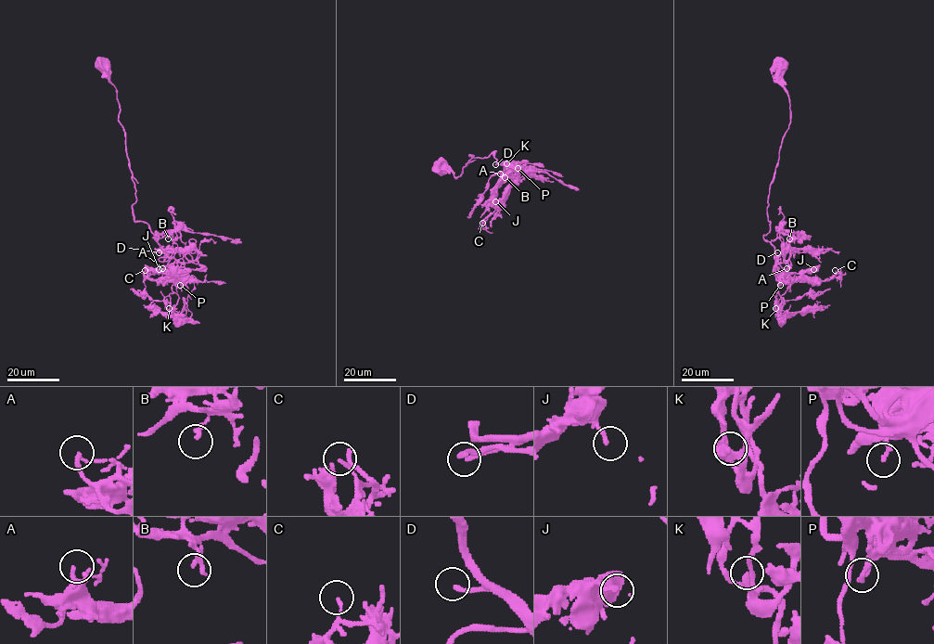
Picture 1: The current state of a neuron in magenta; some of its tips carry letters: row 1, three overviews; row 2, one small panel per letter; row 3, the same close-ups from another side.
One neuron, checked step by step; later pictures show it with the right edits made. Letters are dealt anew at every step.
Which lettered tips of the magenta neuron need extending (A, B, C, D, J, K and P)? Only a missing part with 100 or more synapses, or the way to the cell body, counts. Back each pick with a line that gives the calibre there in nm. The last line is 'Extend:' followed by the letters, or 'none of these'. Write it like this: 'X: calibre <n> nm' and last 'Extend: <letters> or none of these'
D: calibre 190 nm
Extend: D

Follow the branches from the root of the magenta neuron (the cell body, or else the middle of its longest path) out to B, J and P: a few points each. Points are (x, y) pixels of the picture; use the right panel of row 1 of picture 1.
B: (784, 65), (790, 122), (770, 186), (770, 230), (763, 238), (774, 257), (783, 241), (777, 232), (789, 238)
J: (784, 65), (790, 122), (770, 186), (770, 230), (763, 238), (774, 249), (778, 270), (813, 269)
P: (784, 65), (790, 122), (770, 186), (770, 230), (763, 237), (774, 249), (780, 285)

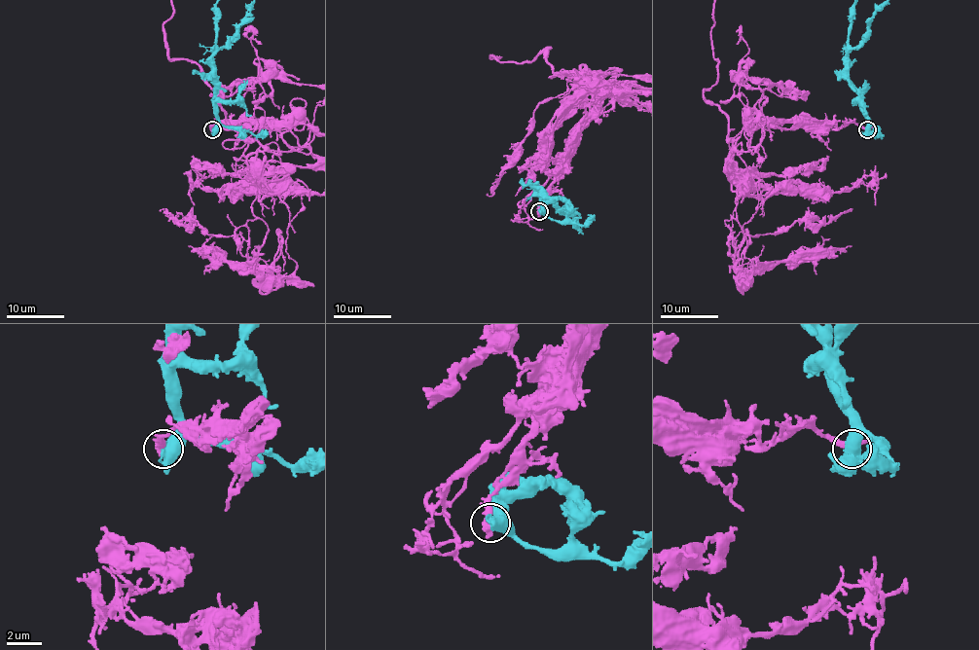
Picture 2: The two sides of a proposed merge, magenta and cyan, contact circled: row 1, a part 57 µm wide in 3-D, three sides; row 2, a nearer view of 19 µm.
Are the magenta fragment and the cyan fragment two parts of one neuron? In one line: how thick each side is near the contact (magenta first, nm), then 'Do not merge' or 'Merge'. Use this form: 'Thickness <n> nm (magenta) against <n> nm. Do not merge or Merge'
Thickness 480 nm (magenta) against 600 nm. Do not merge

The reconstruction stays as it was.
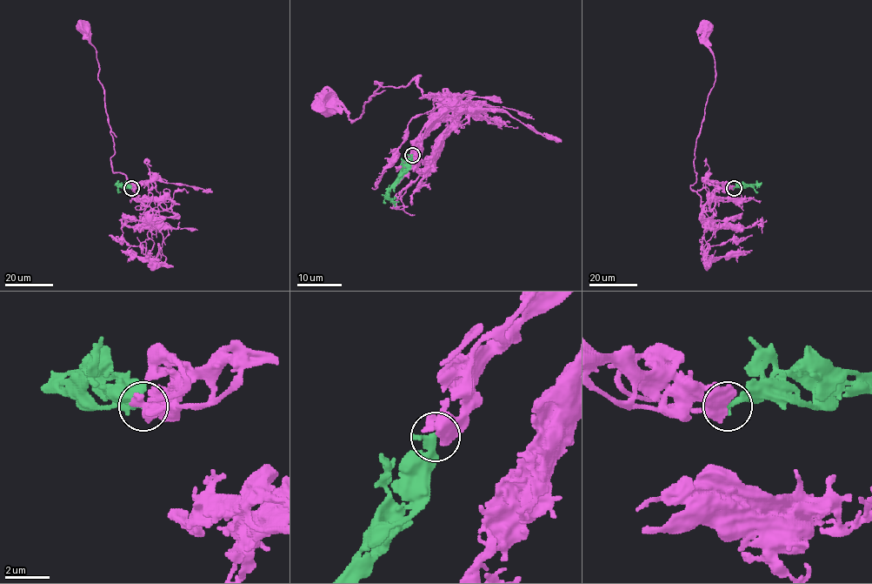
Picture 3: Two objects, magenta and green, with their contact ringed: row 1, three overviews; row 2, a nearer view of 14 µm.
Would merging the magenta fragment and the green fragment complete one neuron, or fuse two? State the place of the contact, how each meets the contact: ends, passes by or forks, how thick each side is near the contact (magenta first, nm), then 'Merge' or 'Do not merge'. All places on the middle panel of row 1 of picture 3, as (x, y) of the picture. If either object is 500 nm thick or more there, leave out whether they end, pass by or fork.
Place: (412, 155). At the ring magenta forks. At the ring green ends. Thickness 420 nm (magenta) against 360 nm. Merge

